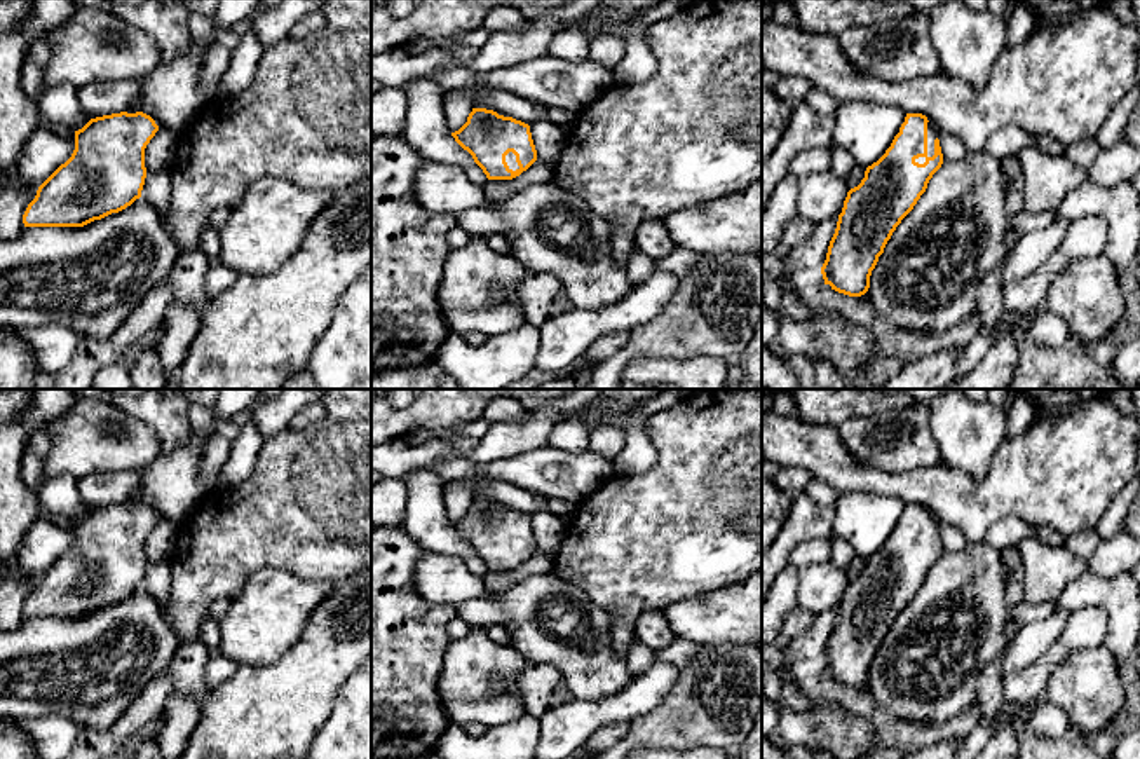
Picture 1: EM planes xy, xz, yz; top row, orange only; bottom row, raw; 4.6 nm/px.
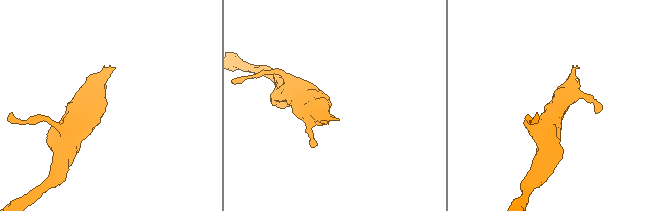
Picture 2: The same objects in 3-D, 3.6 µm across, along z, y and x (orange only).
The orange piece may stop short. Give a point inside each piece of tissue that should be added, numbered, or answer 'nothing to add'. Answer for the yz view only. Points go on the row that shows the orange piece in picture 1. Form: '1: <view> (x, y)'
1: yz (933, 131)

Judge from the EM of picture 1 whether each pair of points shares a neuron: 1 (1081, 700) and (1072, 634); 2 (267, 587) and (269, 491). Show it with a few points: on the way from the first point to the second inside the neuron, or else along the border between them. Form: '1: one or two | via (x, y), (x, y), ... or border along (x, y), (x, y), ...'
1: two | border along (1102, 642), (1072, 651), (1051, 672), (1046, 683)
2: two | border along (305, 578), (260, 567), (248, 578), (237, 595)

